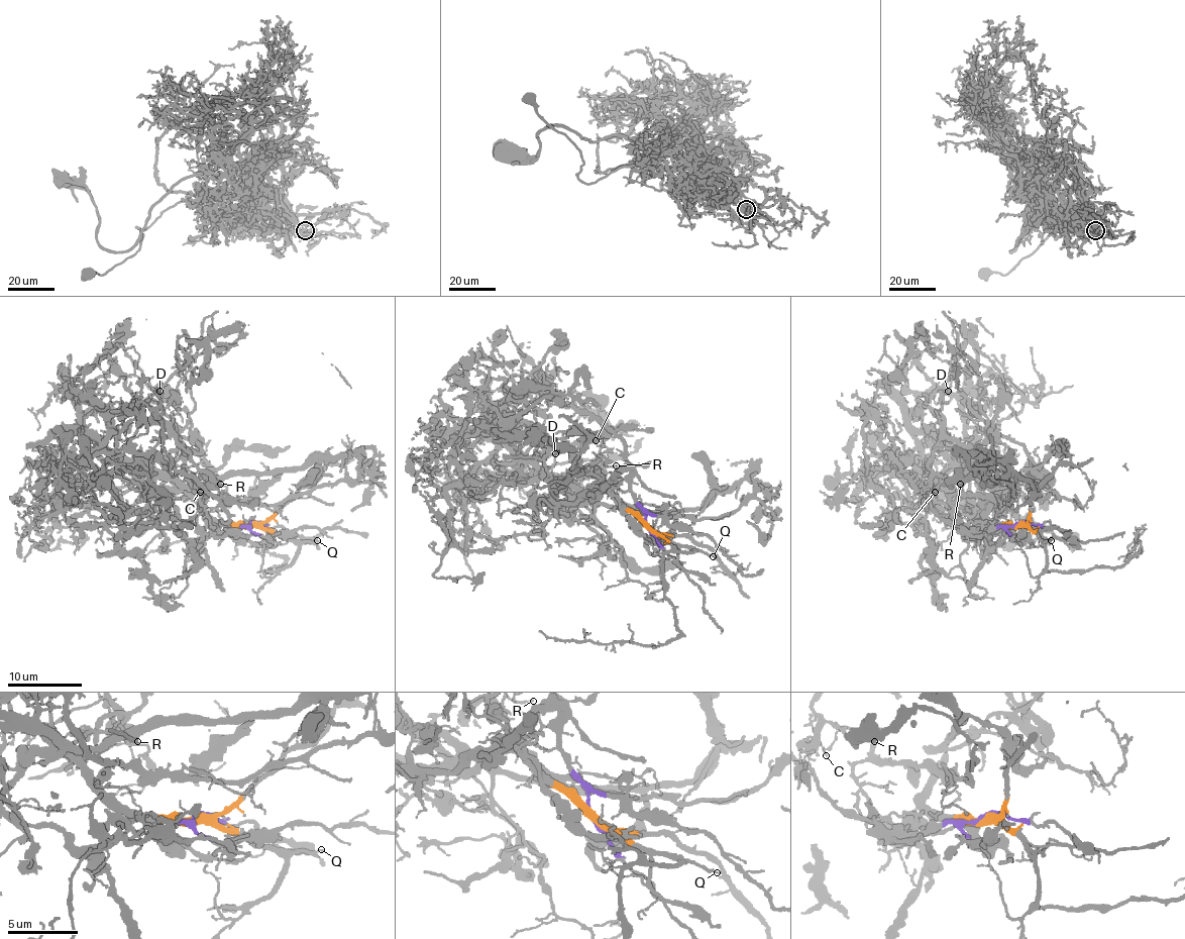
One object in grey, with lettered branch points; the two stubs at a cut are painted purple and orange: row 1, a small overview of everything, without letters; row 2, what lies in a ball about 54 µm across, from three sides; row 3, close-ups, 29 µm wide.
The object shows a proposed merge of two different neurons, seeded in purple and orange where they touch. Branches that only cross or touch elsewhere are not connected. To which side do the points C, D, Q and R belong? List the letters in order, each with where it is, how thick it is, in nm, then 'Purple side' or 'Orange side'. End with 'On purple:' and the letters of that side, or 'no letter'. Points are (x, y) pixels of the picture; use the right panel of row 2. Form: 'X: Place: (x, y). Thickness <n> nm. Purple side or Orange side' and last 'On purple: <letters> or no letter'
C: Place: (935, 492). Thickness 70 nm. Purple side
D: Place: (948, 391). Thickness 90 nm. Purple side
Q: Place: (1051, 540). Thickness 200 nm. Orange side
R: Place: (960, 484). Thickness 150 nm. Purple side
On purple: C, D, R

